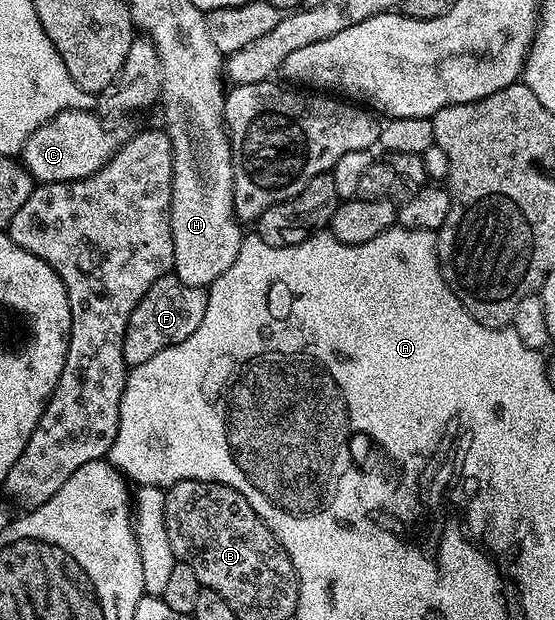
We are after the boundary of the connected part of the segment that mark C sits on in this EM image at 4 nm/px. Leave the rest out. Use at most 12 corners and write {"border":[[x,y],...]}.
{"border":[[66,109],[23,145],[36,182],[93,175],[125,133]]}

